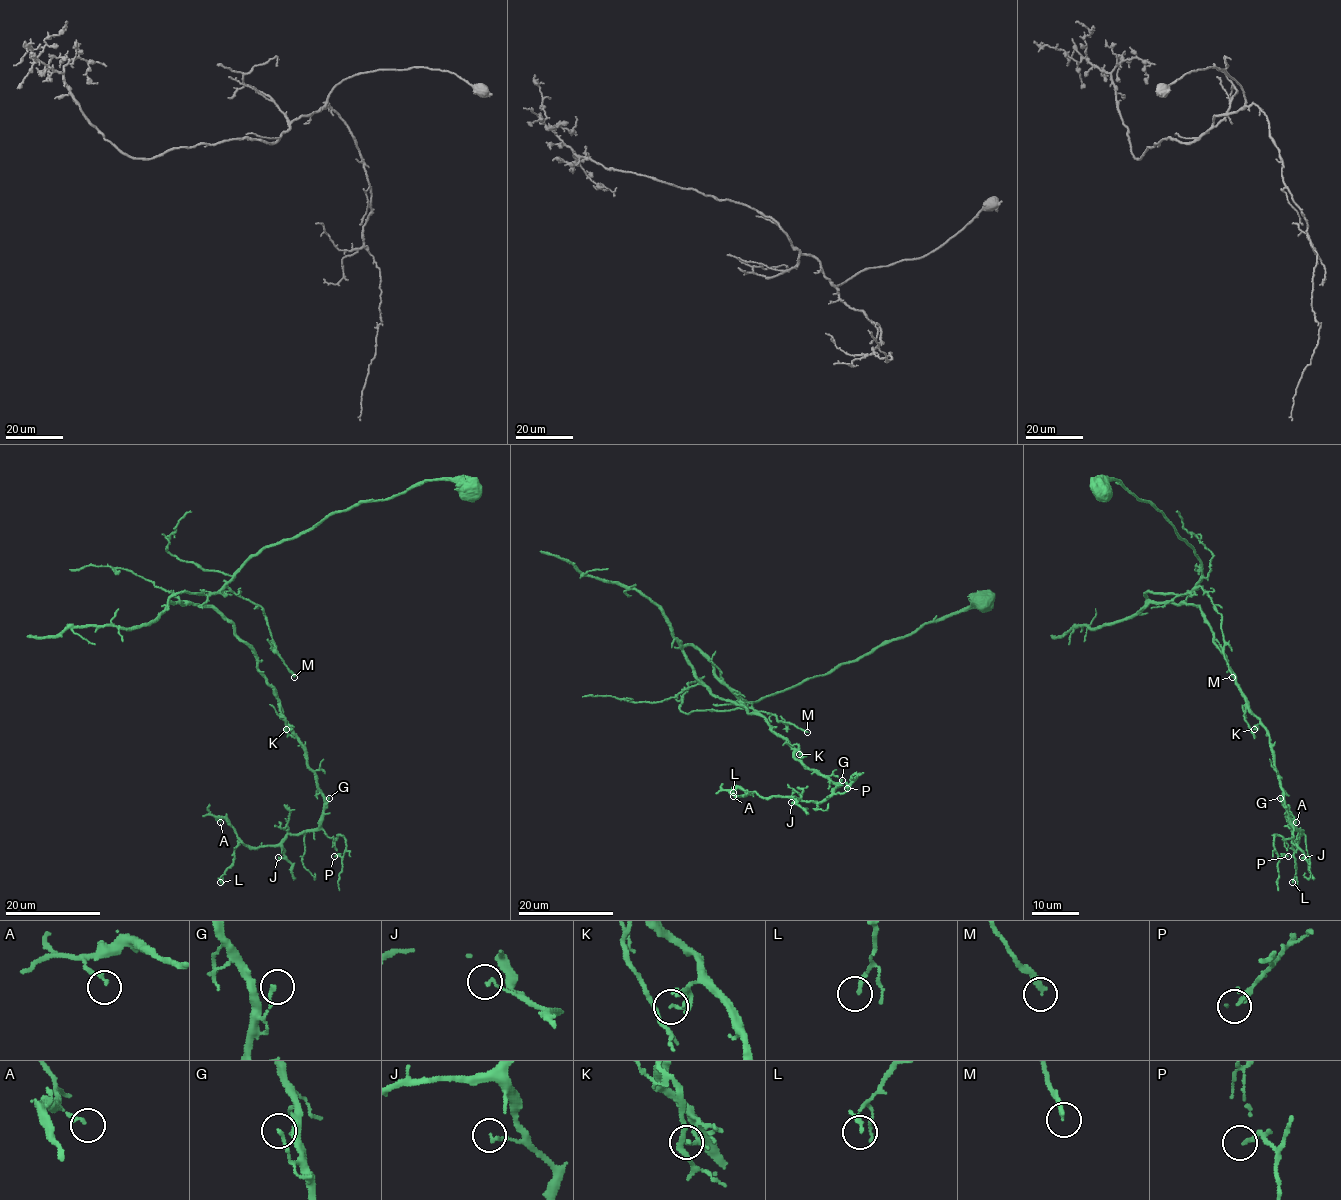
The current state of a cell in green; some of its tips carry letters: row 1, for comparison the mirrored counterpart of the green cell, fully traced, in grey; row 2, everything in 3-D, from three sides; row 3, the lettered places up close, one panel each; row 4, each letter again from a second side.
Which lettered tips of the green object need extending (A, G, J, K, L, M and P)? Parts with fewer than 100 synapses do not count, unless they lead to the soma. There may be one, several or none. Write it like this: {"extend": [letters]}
{"extend": []}

